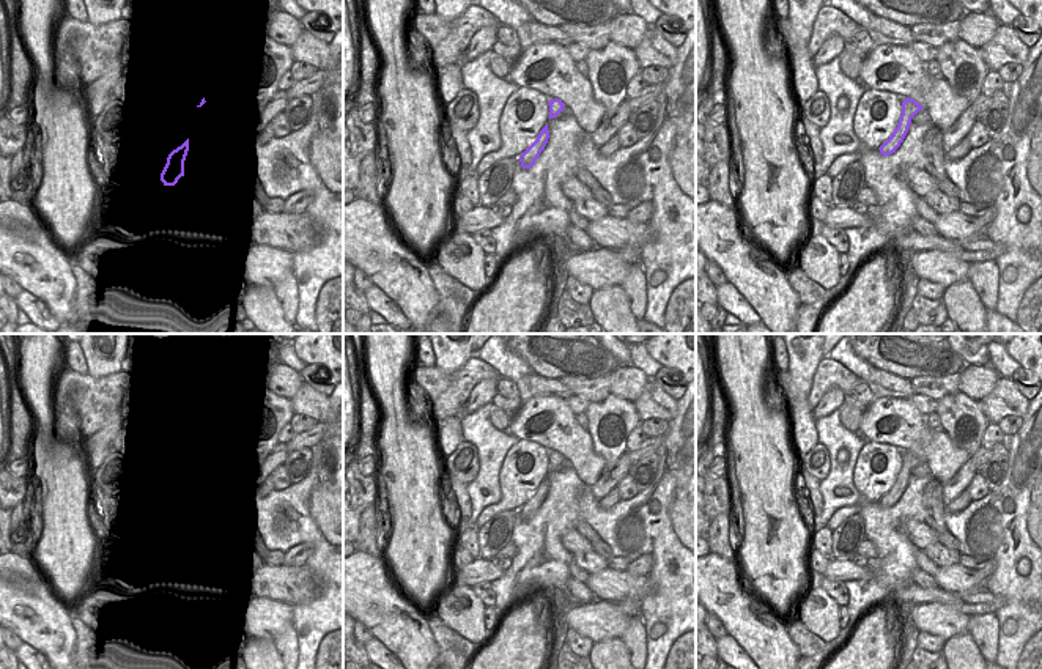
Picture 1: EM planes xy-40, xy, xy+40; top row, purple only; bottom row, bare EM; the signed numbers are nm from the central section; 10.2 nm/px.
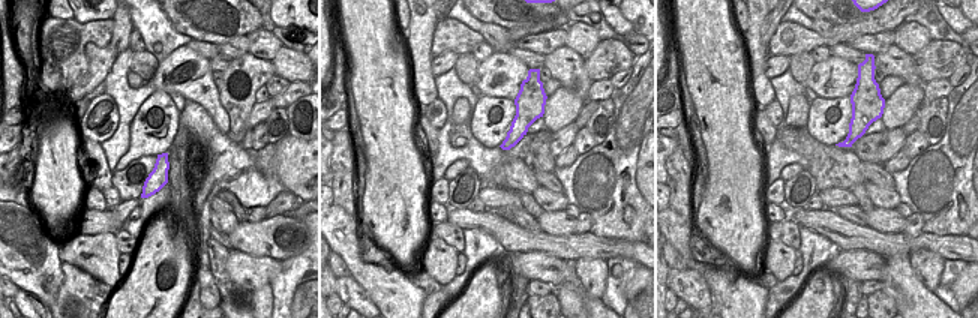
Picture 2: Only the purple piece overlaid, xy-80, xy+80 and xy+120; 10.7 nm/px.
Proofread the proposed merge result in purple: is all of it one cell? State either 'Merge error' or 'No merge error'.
No merge error.

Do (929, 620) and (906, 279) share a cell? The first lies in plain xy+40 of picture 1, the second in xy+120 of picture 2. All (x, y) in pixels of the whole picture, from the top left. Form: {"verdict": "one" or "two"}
{"verdict": "two"}

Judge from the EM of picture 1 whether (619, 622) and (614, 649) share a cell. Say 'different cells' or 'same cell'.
different cells

